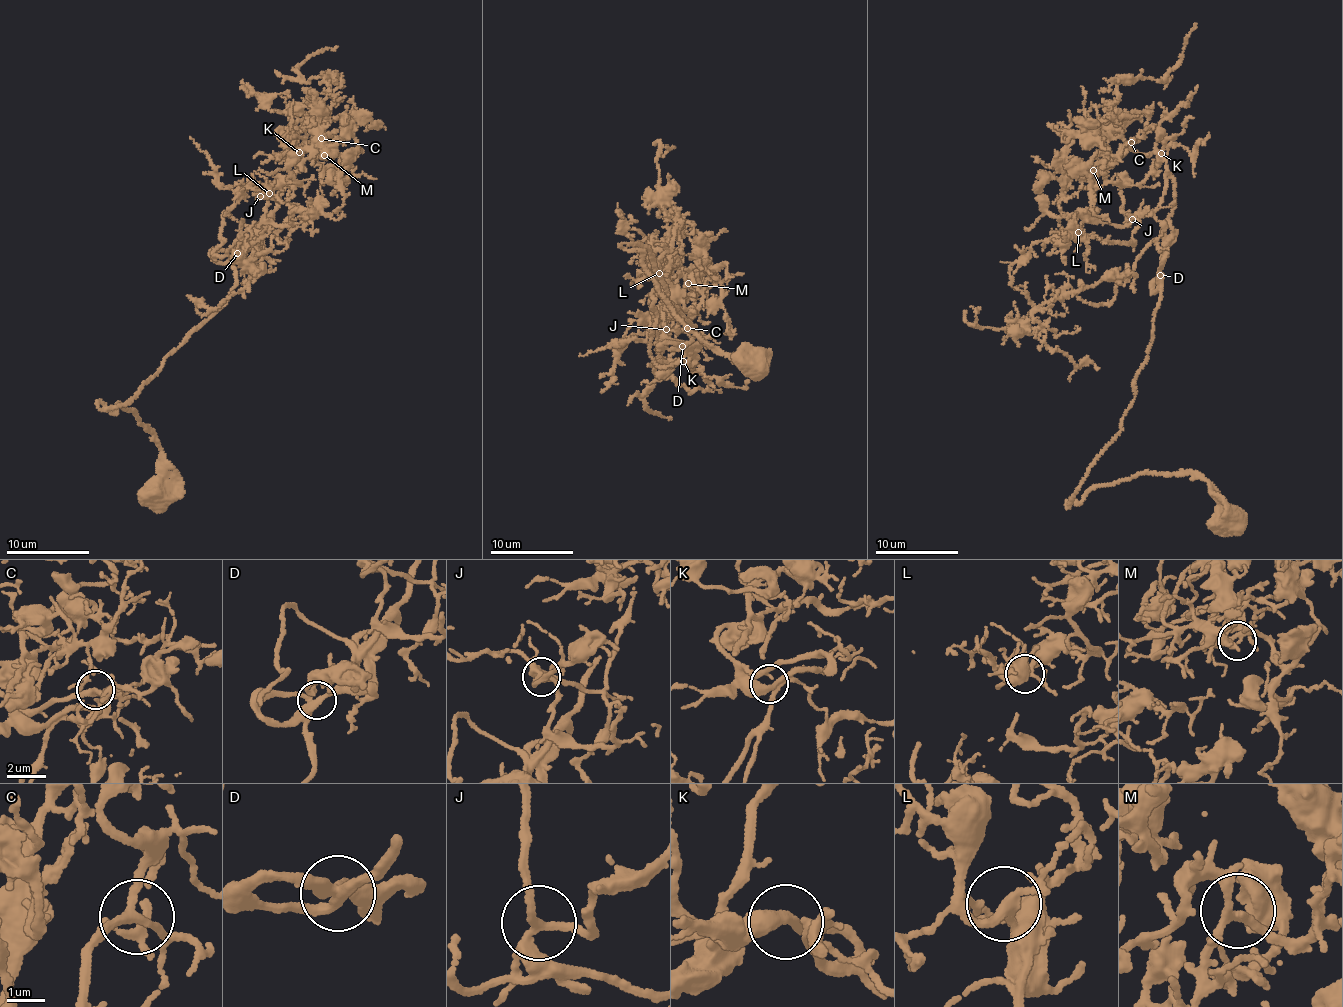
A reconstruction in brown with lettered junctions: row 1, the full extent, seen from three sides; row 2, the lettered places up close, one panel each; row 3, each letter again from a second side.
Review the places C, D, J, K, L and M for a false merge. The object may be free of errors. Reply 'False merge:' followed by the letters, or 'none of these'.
False merge: none of these

